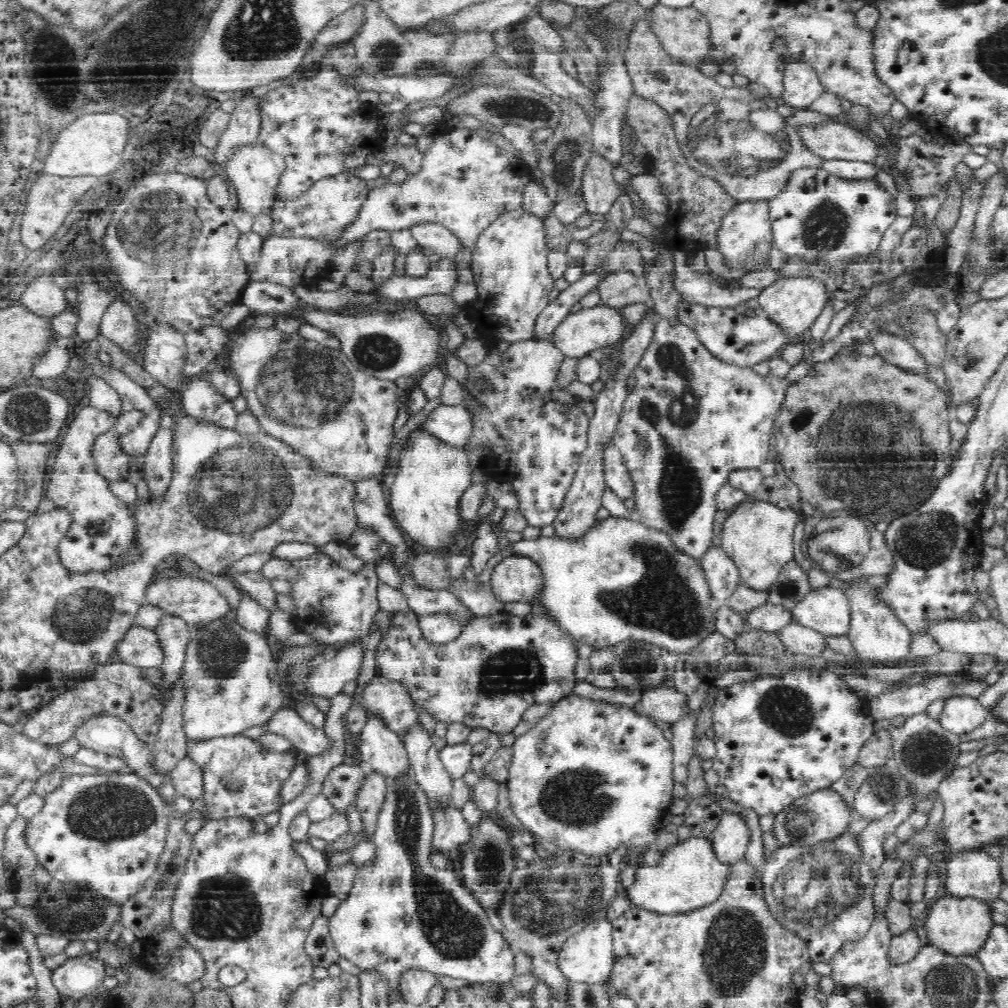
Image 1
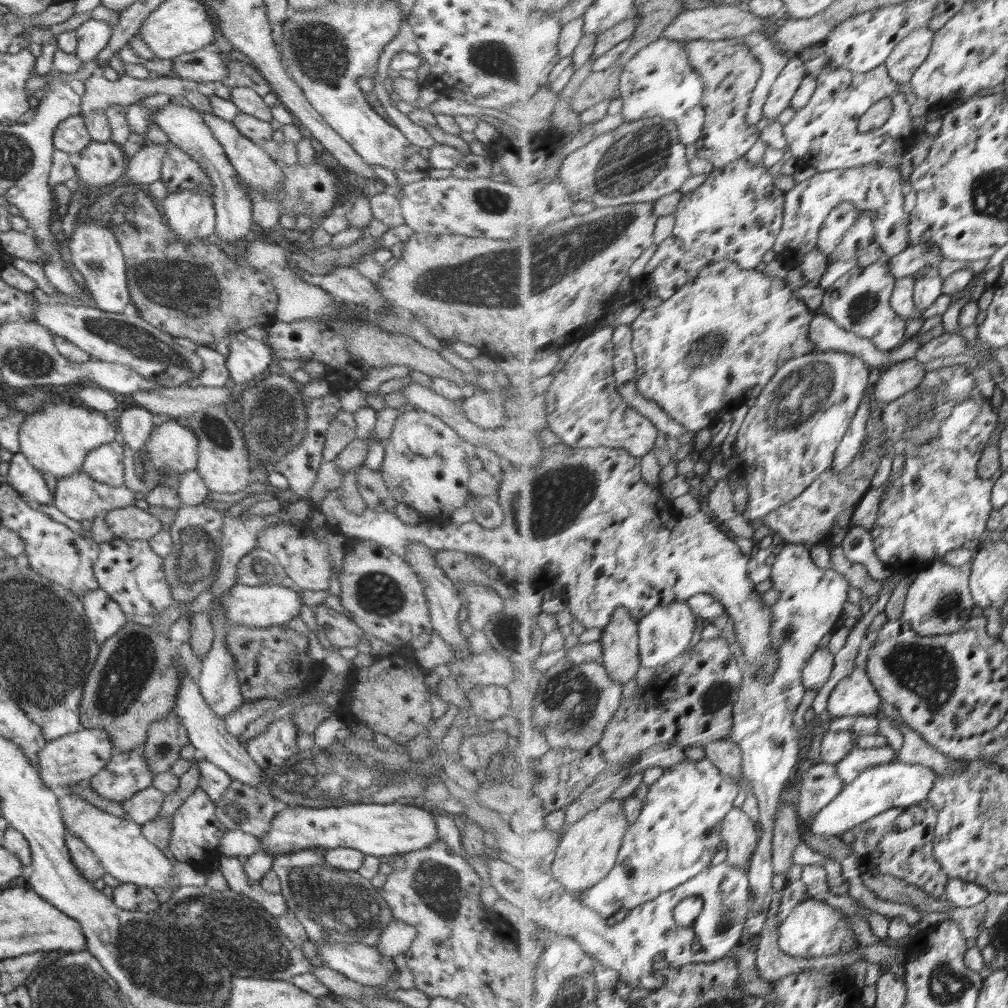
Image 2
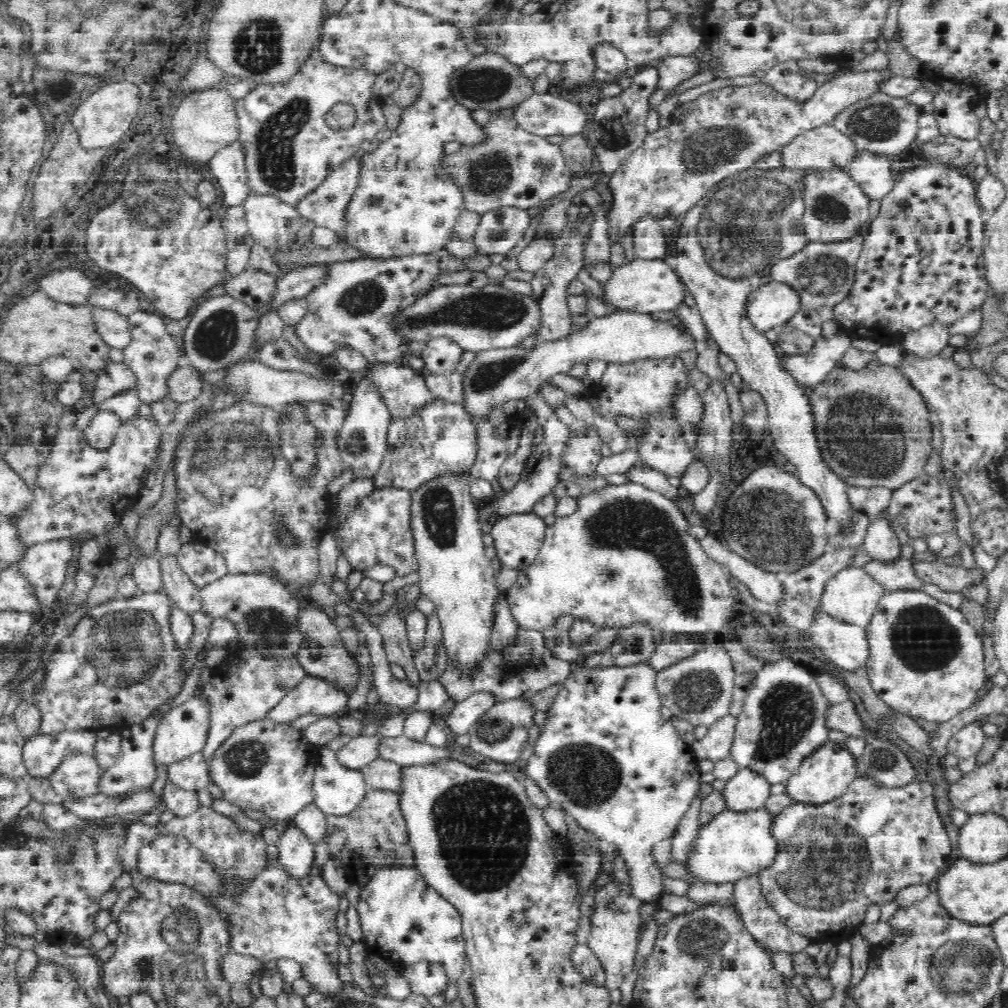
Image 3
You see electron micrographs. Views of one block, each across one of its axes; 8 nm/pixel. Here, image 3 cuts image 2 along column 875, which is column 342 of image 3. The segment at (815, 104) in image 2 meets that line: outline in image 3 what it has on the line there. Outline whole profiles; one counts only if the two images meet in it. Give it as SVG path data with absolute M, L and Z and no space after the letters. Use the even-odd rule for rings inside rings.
M316 47L294 76L279 83L260 83L242 100L237 100L235 113L239 139L244 141L245 164L251 192L268 194L278 198L282 204L295 206L304 196L316 191L335 168L356 156L362 142L374 140L378 132L384 132L388 128L388 117L384 114L386 100L374 95L372 91L376 76L377 73L369 70L346 70L328 64ZM340 104L348 104L348 108L353 106L352 112L355 112L356 120L351 127L334 131L326 125L324 118L328 112L332 112L332 108L340 108Z

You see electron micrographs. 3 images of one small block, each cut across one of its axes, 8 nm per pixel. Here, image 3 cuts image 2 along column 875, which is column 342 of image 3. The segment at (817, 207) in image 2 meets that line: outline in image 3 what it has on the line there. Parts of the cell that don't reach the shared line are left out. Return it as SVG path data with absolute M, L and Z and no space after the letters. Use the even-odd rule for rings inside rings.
M352 157L335 168L316 191L304 196L295 205L296 213L316 227L340 234L344 228L344 212L354 197L359 178L360 162Z

